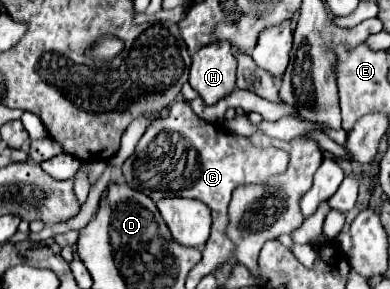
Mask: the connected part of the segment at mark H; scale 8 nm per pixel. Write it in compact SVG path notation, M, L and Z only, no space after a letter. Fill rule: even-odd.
M211 43L193 55L189 83L207 105L215 105L235 89L235 69L231 43Z

